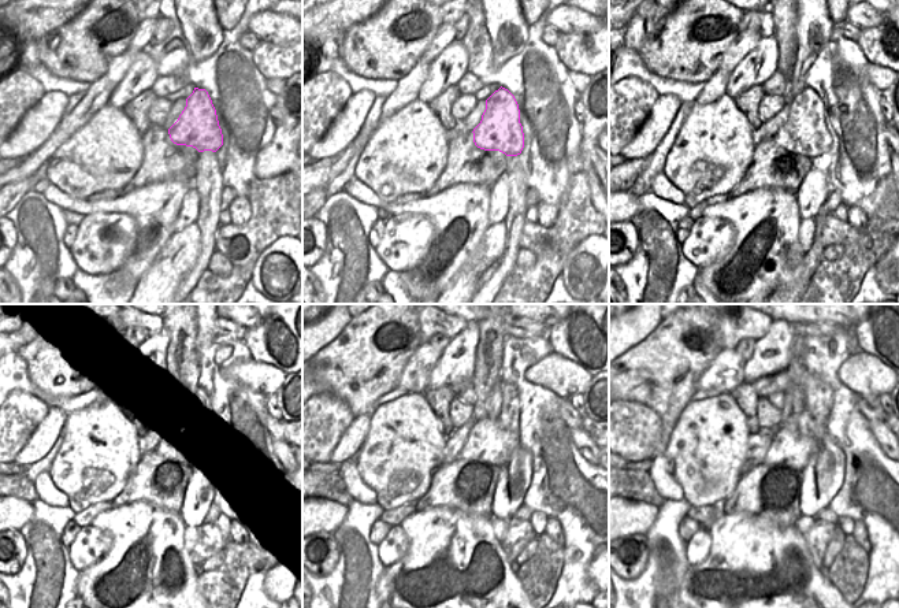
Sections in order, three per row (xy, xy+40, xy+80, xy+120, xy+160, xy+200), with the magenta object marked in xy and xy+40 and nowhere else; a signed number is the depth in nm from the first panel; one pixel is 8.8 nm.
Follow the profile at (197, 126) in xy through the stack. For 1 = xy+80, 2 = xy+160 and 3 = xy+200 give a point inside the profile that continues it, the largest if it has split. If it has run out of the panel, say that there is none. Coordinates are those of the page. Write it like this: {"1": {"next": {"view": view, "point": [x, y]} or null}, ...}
{"1": {"next": {"view": "xy+80", "point": [805, 132]}}, "2": {"next": {"view": "xy+160", "point": [491, 441]}}, "3": {"next": {"view": "xy+200", "point": [791, 448]}}}

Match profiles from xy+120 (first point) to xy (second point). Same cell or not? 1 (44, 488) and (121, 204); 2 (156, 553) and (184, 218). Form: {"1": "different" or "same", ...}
{"1": "same", "2": "different"}

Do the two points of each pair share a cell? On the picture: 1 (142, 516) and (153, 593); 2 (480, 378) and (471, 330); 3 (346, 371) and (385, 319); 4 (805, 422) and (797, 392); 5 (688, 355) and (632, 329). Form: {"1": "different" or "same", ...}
{"1": "same", "2": "different", "3": "same", "4": "different", "5": "different"}

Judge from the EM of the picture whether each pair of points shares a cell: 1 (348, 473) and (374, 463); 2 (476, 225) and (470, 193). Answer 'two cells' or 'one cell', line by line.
1: two cells
2: one cell

